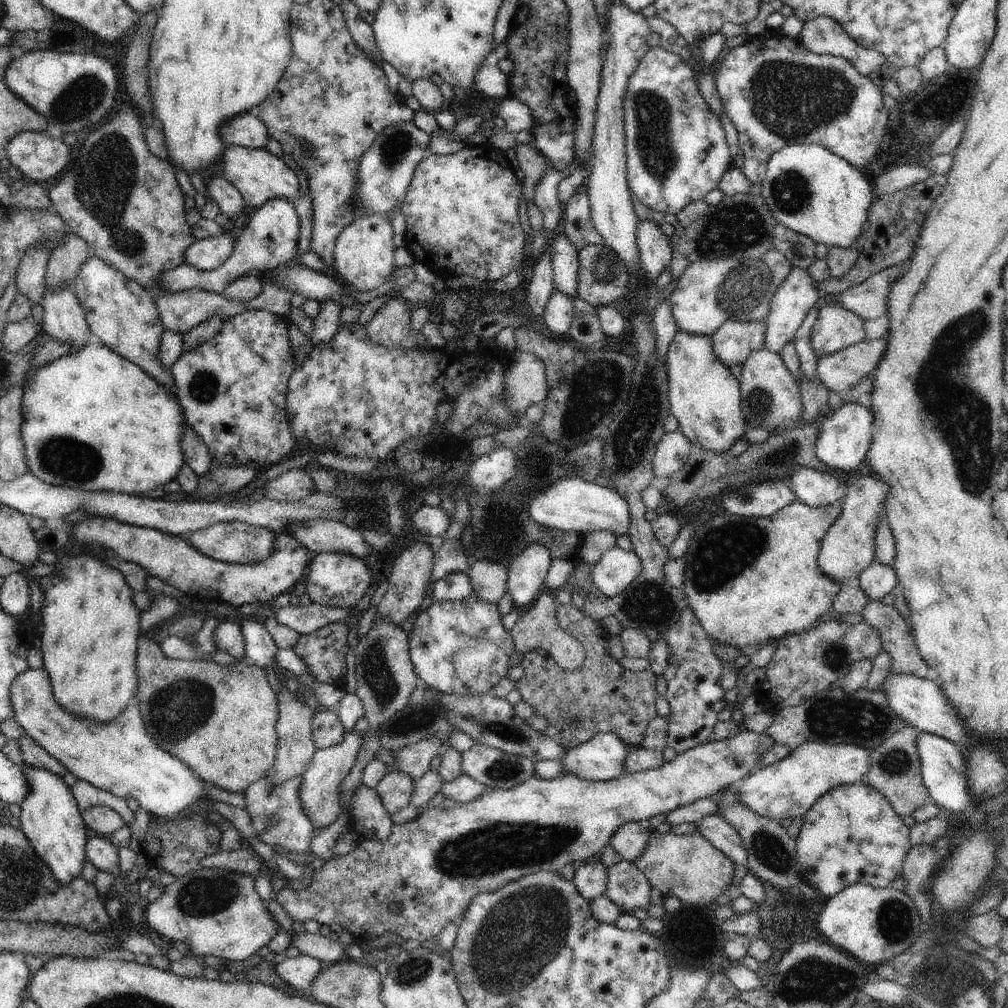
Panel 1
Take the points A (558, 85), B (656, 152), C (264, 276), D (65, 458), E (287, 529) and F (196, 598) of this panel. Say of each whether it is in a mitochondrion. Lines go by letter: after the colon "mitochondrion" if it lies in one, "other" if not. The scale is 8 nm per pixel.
A: other
B: mitochondrion
C: other
D: mitochondrion
E: other
F: other

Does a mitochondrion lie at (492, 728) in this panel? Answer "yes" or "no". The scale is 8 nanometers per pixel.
yes

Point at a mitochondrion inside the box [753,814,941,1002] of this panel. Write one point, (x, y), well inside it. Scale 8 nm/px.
(896, 924)

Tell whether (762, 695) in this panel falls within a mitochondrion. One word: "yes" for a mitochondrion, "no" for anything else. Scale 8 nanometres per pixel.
no

